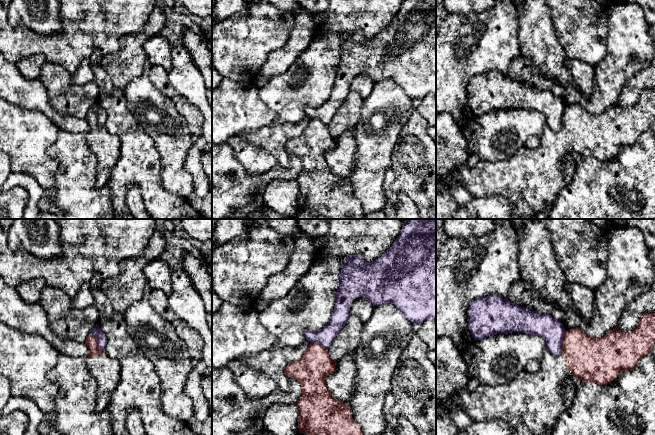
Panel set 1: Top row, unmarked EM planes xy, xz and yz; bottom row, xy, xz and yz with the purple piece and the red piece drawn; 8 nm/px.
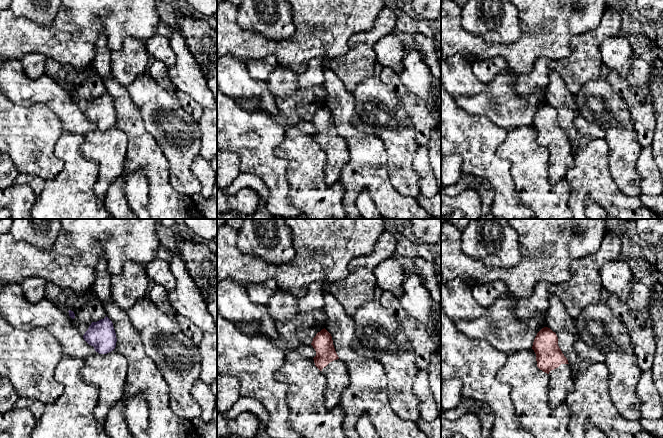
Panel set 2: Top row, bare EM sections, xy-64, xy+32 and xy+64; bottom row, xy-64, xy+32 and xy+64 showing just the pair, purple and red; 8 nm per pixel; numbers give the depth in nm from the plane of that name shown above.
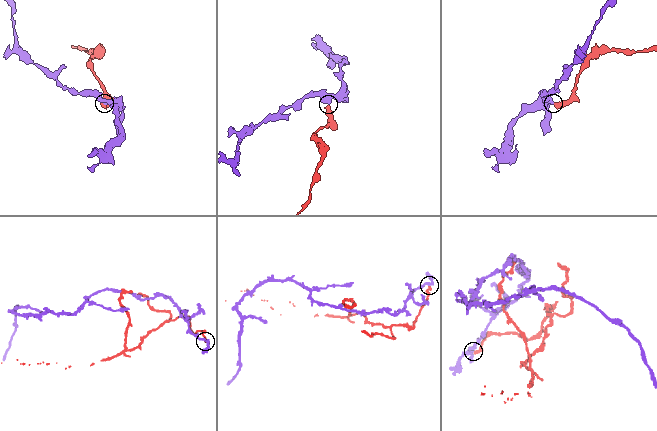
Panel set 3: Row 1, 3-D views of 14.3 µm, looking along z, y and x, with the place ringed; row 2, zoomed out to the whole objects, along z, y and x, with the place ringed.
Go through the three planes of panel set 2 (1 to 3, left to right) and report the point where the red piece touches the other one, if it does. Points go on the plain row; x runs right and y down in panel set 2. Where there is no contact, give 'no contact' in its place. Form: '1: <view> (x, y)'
1: no contact
2: no contact
3: no contact

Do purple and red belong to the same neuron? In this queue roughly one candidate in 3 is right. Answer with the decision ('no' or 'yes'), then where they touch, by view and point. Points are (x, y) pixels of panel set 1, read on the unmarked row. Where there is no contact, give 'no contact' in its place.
no | xy (97, 119)

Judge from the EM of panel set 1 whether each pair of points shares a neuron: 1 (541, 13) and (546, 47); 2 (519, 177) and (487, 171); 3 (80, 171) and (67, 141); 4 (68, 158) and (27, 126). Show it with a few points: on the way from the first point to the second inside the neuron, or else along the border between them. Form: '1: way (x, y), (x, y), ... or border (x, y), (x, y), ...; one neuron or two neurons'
1: way (541, 21), (541, 39); one neuron
2: way (511, 177), (495, 177); one neuron
3: way (77, 164), (77, 160), (69, 148); one neuron
4: border (59, 129), (47, 149), (57, 168); two neurons

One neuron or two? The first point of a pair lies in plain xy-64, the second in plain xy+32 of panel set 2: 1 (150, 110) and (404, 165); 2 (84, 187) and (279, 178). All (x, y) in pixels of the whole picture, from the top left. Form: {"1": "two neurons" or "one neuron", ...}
{"1": "one neuron", "2": "two neurons"}

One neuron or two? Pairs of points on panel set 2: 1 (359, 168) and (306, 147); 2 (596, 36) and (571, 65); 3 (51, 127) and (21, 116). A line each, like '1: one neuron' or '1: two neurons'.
1: two neurons
2: one neuron
3: one neuron

